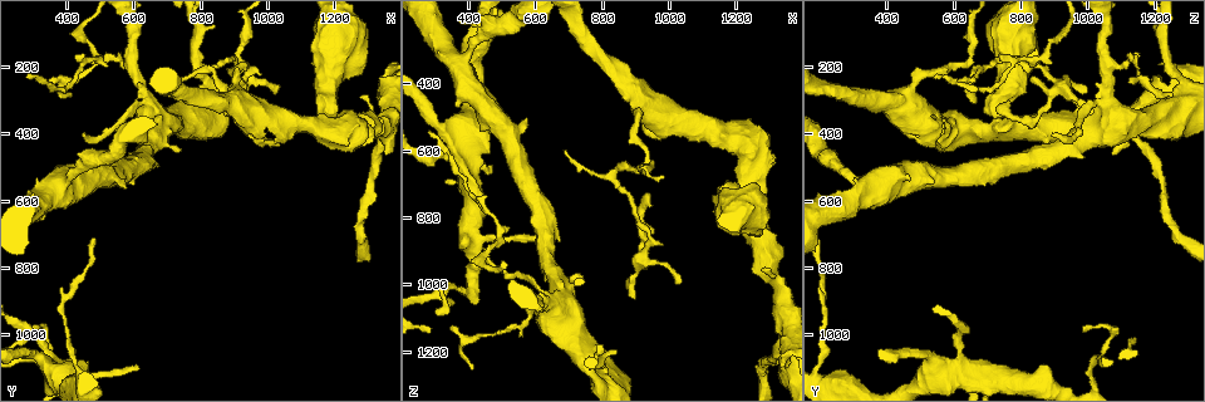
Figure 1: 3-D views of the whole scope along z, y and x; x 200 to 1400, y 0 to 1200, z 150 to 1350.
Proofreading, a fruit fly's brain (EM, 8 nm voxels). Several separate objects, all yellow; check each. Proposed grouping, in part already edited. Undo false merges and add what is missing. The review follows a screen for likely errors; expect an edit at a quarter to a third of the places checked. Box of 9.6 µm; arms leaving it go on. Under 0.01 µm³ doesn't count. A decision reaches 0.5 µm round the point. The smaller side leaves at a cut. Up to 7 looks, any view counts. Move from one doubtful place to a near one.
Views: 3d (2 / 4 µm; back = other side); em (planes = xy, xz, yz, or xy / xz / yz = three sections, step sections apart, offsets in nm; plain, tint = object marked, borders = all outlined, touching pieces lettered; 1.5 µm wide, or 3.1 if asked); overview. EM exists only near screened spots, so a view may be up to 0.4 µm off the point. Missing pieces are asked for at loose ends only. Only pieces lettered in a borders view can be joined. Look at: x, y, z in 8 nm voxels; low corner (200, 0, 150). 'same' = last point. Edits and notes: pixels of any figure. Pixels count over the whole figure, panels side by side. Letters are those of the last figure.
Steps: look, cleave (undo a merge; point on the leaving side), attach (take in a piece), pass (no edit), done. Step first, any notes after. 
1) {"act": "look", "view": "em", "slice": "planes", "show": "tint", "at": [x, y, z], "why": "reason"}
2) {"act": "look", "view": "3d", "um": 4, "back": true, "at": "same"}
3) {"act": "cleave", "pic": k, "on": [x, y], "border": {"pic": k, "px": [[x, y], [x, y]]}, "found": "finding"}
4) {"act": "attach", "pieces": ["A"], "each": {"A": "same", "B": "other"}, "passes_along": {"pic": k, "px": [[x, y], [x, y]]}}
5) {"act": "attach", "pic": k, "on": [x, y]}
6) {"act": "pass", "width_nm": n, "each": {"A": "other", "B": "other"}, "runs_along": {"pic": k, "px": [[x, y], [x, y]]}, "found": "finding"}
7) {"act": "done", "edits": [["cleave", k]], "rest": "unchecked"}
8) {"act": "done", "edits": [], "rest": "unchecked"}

{"act": "look", "view": "3d", "um": 4, "at": [740, 450, 980], "why": "thick end"}

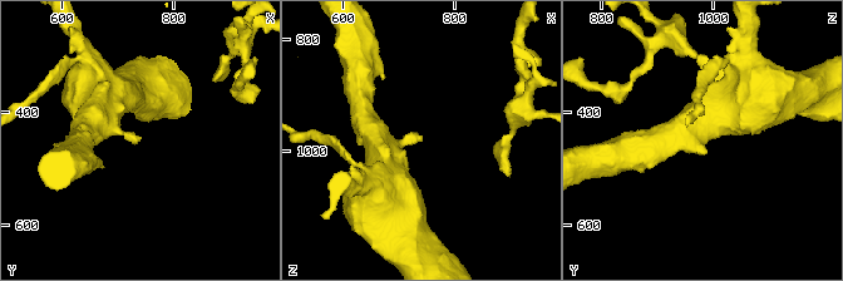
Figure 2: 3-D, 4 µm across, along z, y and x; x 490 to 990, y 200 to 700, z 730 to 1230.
{"act": "look", "view": "em", "slice": "planes", "show": "borders", "at": [745, 450, 975]}

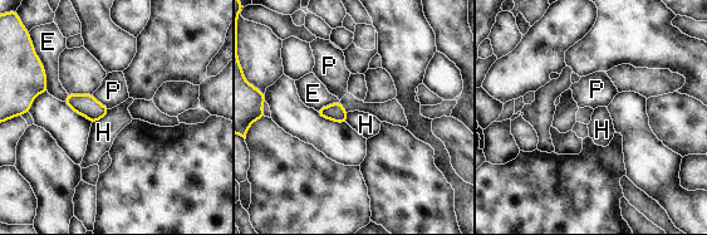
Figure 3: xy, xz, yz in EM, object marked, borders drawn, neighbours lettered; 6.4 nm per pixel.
{"act": "pass", "longest_contact_nm": ["E", 180], "each": {"E": "other", "H": "other", "P": "other"}, "border": {"pic": 3, "px": [[109, 109], [92, 123]]}, "found": "none of them fits"}

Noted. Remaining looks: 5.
{"act": "look", "view": "3d", "um": 2, "at": [460, 410, 900], "why": "an open end"}

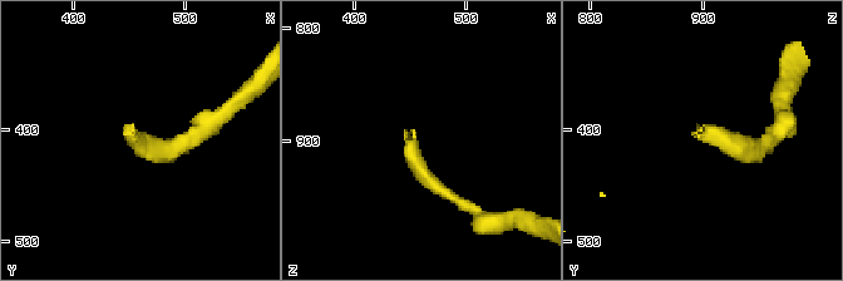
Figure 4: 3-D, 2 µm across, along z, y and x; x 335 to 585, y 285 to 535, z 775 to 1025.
{"act": "look", "view": "em", "slice": "xz", "step": 8, "show": "tint", "at": [450, 402, 892], "why": "need the tissue"}

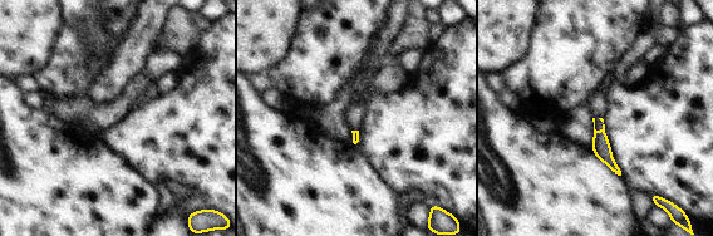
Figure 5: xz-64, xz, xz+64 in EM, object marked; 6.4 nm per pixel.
{"act": "look", "view": "em", "slice": "planes", "show": "borders", "at": "same", "why": "another direction"}

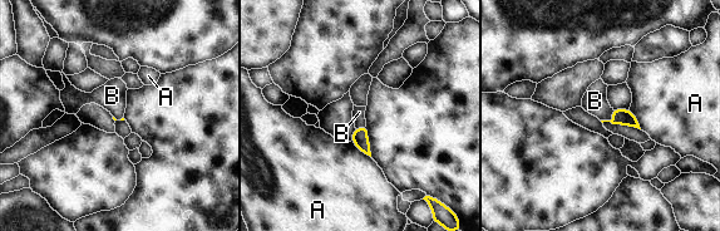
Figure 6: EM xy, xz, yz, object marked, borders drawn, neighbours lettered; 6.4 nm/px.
{"act": "attach", "pieces": ["B"], "longest_contact_nm": ["A", 170], "each": {"A": "other", "B": "same"}, "passes_along": {"pic": 6, "px": [[624, 117], [612, 118], [595, 101]]}, "found": "the neuron continues"}

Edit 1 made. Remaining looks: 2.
{"act": "look", "view": "overview", "why": "redraw"}

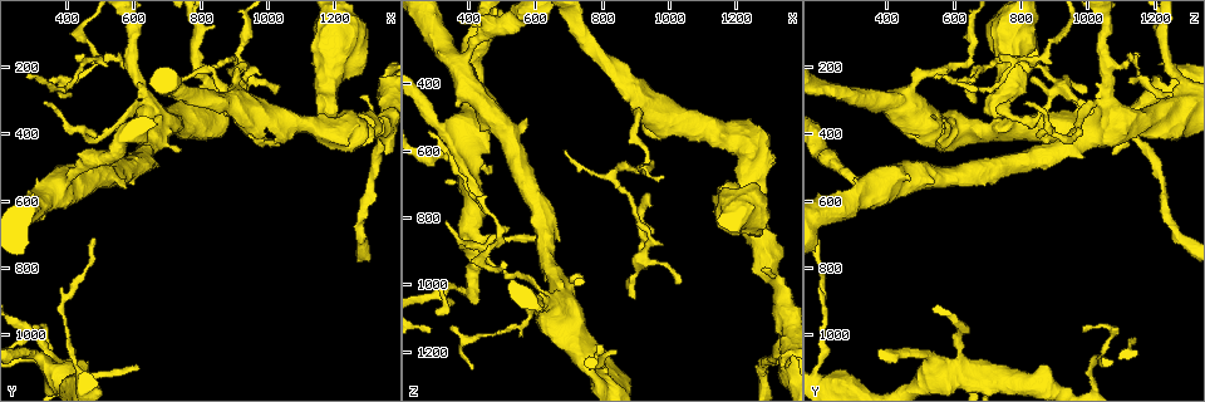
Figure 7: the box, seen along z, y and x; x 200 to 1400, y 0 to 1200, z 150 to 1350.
{"act": "look", "view": "em", "slice": "planes", "show": "borders", "at": [920, 250, 920], "why": "thin neck"}

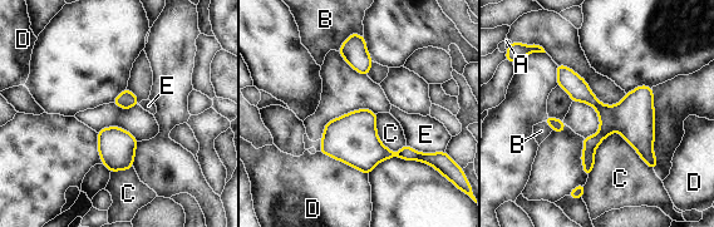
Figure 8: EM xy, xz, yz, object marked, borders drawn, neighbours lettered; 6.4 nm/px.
{"act": "pass", "longest_contact_nm": ["C", 420], "each": {"A": "other", "B": "other", "C": "other", "D": "other", "E": "other"}, "border": {"pic": 8, "px": [[653, 169], [611, 132], [587, 174]]}, "found": "continuous, no second neuron"}

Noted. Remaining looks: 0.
{"act": "done", "edits": [["attach", 6]], "rest": "unchecked"}

